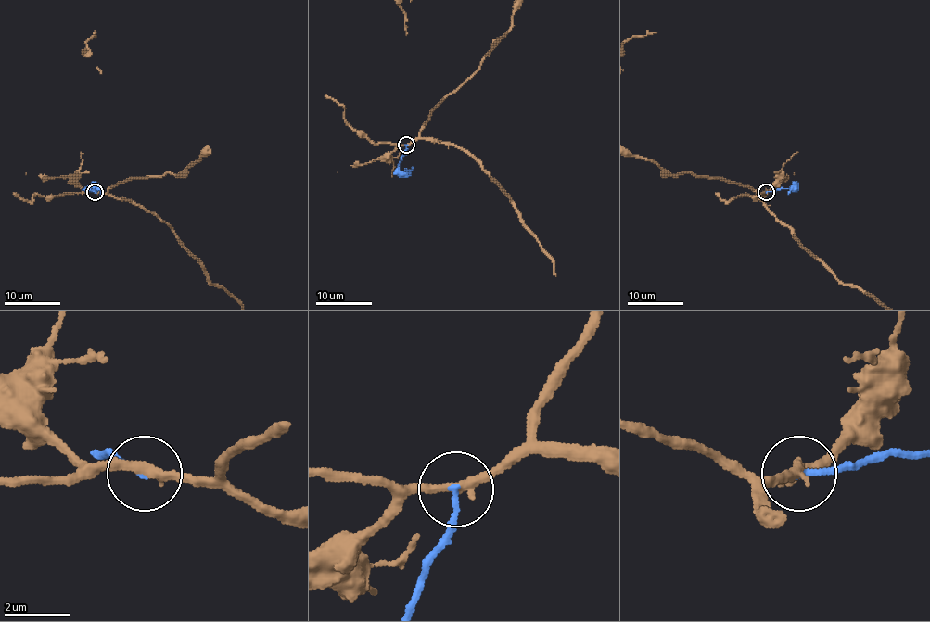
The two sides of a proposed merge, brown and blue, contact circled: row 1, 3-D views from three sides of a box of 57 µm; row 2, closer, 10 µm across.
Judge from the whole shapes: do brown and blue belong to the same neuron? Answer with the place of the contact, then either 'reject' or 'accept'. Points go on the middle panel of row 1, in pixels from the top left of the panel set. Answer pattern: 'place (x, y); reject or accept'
place (406, 145); reject

